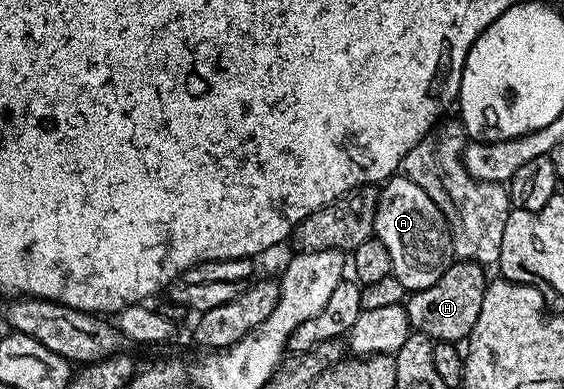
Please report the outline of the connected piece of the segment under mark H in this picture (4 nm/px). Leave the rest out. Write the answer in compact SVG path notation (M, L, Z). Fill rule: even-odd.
M456 260L449 263L446 272L430 286L413 291L405 301L409 327L437 342L465 341L471 334L485 299L488 275L478 262Z

